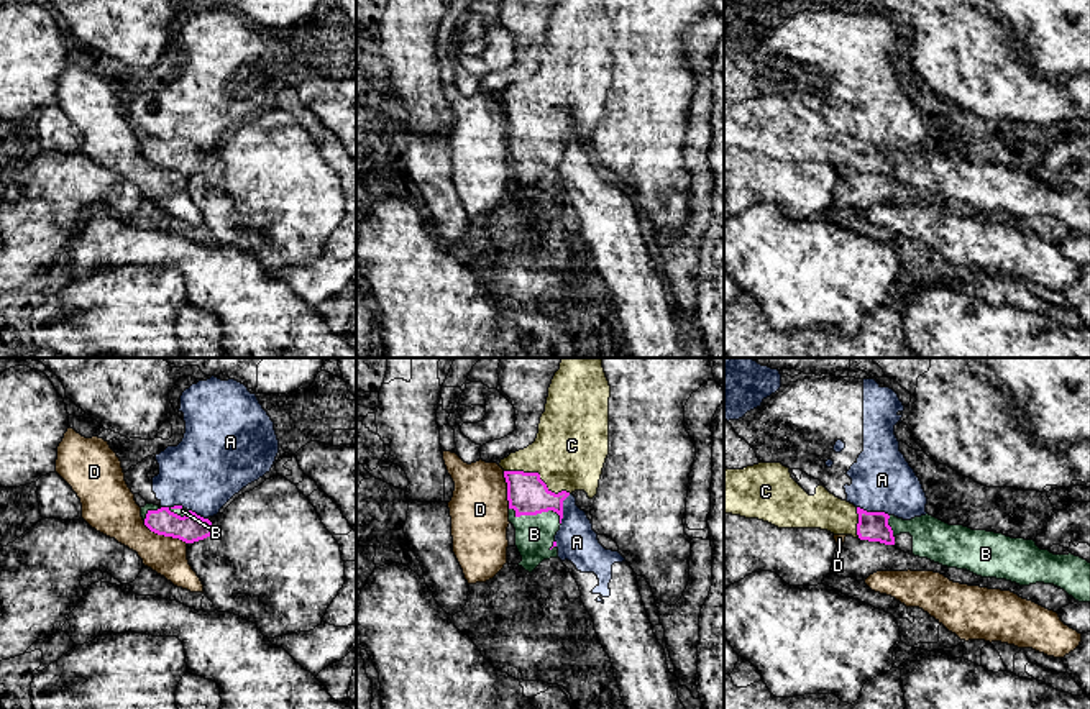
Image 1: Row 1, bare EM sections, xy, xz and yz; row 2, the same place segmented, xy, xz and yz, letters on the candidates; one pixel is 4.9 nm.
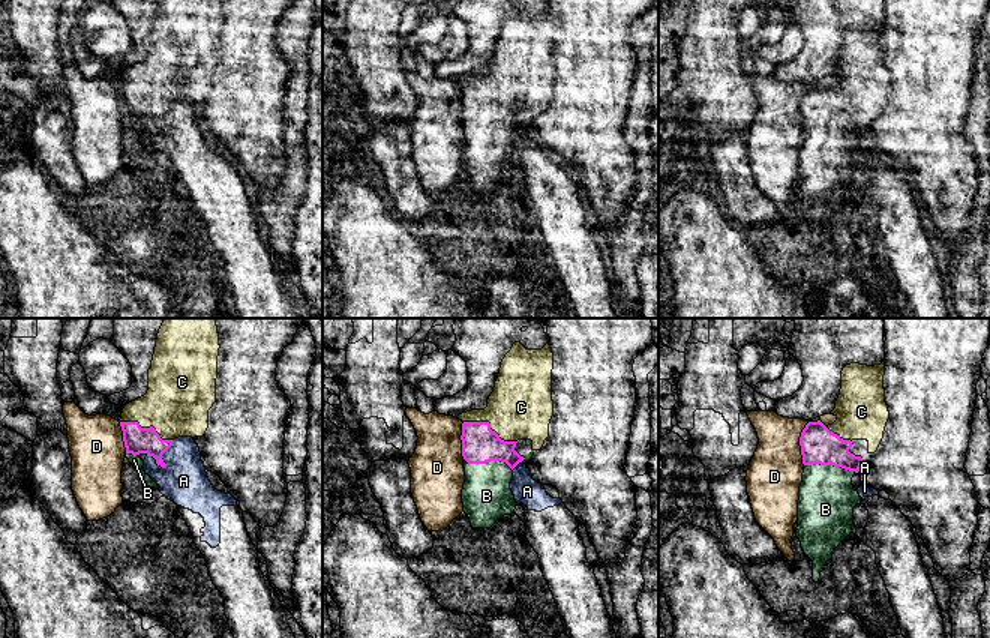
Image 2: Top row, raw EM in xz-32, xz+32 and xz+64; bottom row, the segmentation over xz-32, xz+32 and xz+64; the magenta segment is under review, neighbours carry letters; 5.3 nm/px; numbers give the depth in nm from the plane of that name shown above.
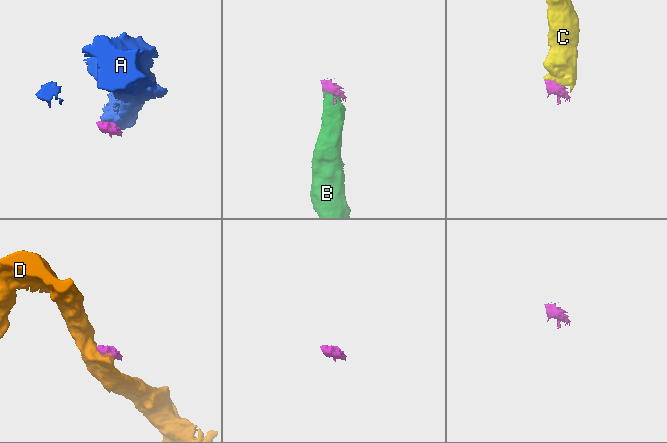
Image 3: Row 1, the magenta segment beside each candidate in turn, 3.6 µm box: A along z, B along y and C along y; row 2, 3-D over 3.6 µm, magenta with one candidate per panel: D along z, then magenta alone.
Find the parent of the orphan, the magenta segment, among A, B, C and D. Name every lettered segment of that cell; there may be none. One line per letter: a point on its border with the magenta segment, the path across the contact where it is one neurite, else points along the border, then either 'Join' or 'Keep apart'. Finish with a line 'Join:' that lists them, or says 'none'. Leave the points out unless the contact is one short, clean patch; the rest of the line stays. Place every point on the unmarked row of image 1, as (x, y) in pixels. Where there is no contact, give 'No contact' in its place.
A: Touches magenta at yz (874, 145). Boundary: yz (857, 138), (867, 143), (883, 143), (888, 148). Keep apart
B: Touches magenta at xz (537, 145). Path across: xz (527, 127), (531, 138), (537, 145), (534, 166). Join
C: Touches magenta at xz (539, 107). Path across: xz (527, 127), (539, 107), (572, 77). Join
D: Touches magenta at xy (164, 168). Boundary: xy (143, 153), (151, 163), (178, 169), (186, 176). Keep apart
Join: B, C

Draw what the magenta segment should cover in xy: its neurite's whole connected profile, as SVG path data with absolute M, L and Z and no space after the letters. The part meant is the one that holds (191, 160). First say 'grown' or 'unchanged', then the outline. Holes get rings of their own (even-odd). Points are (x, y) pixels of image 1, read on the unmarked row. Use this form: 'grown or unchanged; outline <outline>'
grown; outline M146 136L141 140L141 149L151 164L179 171L185 176L194 176L212 167L212 154L182 138L159 140Z

